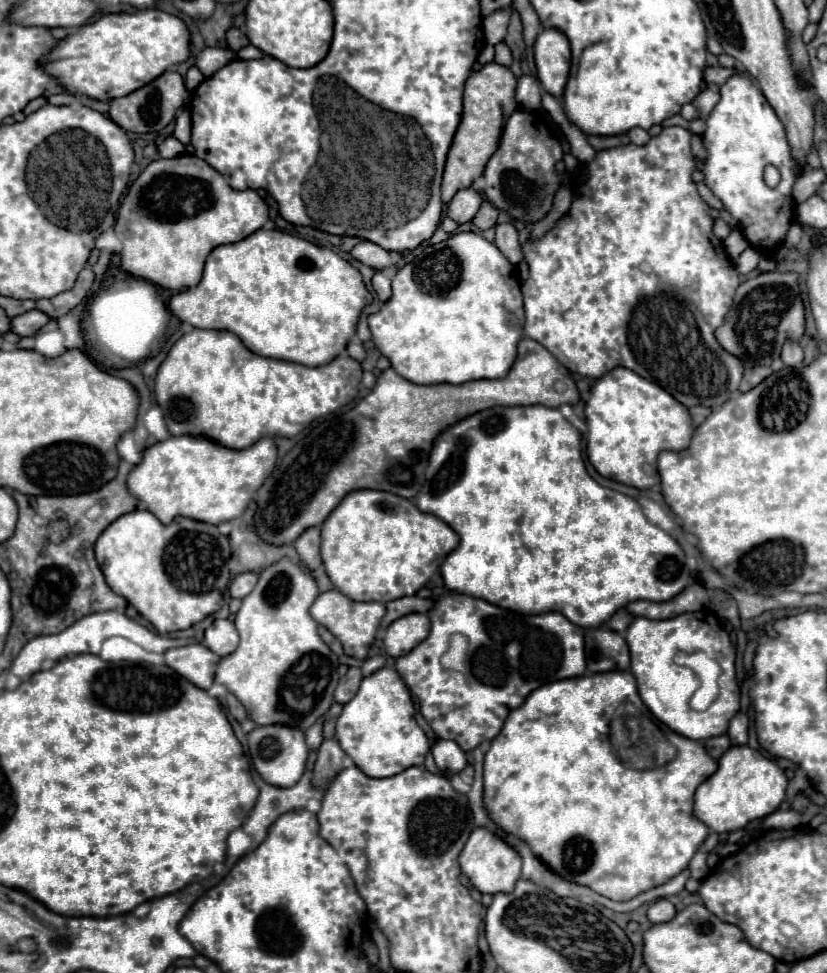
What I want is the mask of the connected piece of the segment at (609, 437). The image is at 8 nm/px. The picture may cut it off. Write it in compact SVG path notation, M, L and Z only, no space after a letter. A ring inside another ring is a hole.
M618 366L598 378L584 406L588 424L586 456L596 472L608 480L646 490L658 484L656 458L662 450L684 450L690 446L694 426L688 410L670 398L658 384Z

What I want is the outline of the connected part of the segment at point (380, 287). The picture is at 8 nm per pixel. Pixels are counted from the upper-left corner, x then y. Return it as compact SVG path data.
M374 272L374 276L372 276L372 288L376 290L376 294L378 294L378 298L382 302L386 302L386 298L390 298L390 294L392 294L392 290L390 290L390 278L384 272Z

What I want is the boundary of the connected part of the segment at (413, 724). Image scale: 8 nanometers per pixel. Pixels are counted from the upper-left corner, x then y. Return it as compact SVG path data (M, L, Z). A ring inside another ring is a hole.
M394 668L366 676L358 694L344 704L336 720L336 740L354 764L372 778L388 778L410 766L422 766L430 750L424 730L414 718L412 696Z

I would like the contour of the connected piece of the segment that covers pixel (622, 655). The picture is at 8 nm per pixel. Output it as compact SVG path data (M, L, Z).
M592 628L586 630L586 662L588 670L594 672L612 672L612 670L628 670L630 654L626 640L608 628Z

